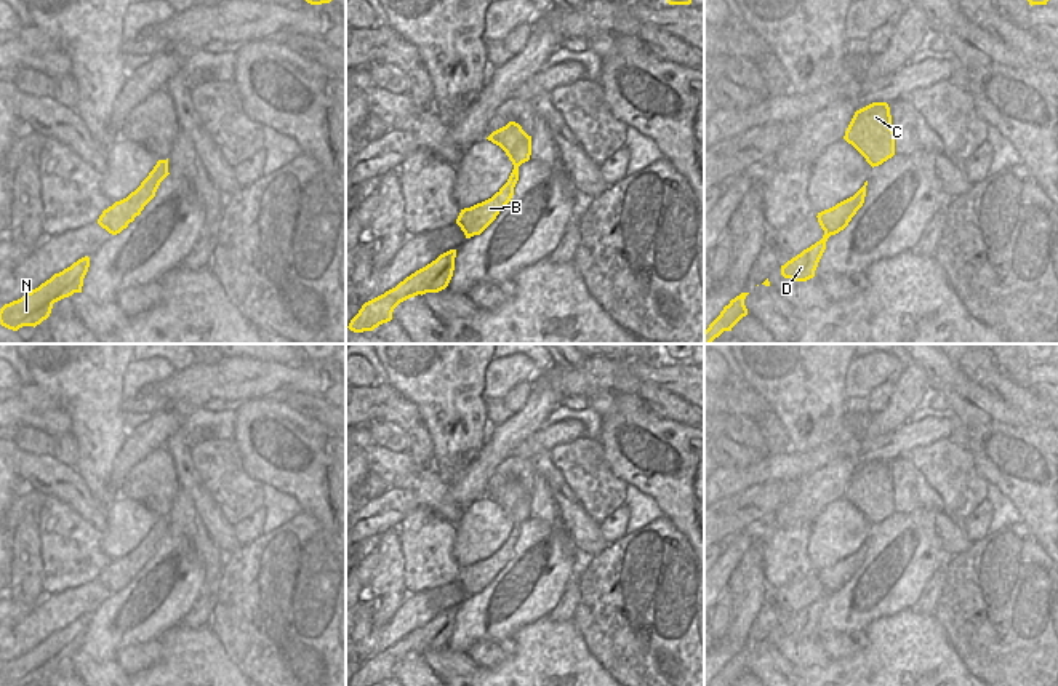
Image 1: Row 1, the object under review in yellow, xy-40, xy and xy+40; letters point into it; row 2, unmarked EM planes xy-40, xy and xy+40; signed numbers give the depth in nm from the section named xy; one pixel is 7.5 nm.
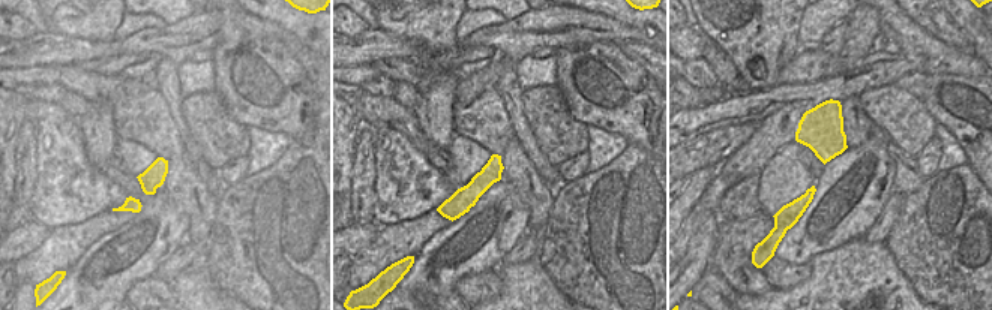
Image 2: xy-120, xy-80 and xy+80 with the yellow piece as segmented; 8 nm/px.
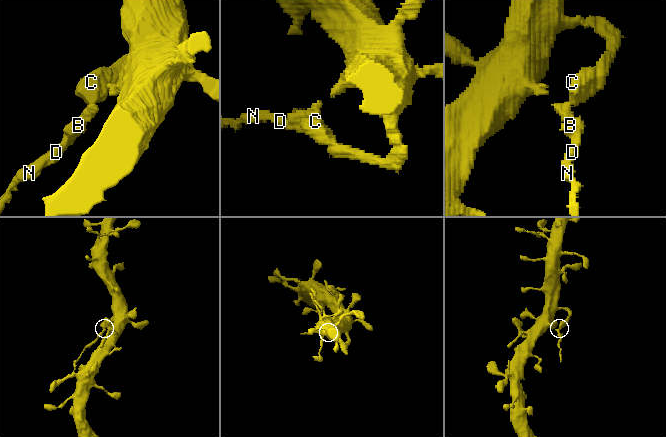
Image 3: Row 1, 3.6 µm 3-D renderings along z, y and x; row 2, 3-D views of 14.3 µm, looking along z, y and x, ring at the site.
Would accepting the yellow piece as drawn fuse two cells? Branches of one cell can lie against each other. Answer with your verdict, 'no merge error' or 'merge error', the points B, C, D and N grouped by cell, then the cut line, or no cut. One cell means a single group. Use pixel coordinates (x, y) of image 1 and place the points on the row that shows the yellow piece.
merge error | B D N / C | xy (514, 163), (519, 165)

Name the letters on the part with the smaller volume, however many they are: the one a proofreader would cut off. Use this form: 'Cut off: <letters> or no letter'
Cut off: B, D, N

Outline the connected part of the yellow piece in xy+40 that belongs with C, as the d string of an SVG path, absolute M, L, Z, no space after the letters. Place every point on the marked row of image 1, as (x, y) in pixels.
M872 102L855 112L844 139L874 168L895 155L895 133L887 102Z

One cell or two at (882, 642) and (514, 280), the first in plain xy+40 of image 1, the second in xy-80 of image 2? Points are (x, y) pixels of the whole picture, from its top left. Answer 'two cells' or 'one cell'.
one cell

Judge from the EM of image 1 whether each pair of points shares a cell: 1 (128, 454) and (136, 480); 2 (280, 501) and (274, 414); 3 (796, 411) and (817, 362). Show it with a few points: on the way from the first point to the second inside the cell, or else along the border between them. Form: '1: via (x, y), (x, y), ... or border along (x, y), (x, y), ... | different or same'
1: border along (164, 445), (152, 450), (127, 474), (116, 494) | different
2: border along (263, 483), (269, 483), (290, 494), (303, 509) | different
3: via (797, 398), (810, 374) | same

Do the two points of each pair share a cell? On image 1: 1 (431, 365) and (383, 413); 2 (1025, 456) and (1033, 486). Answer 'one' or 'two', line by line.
1: two
2: one

